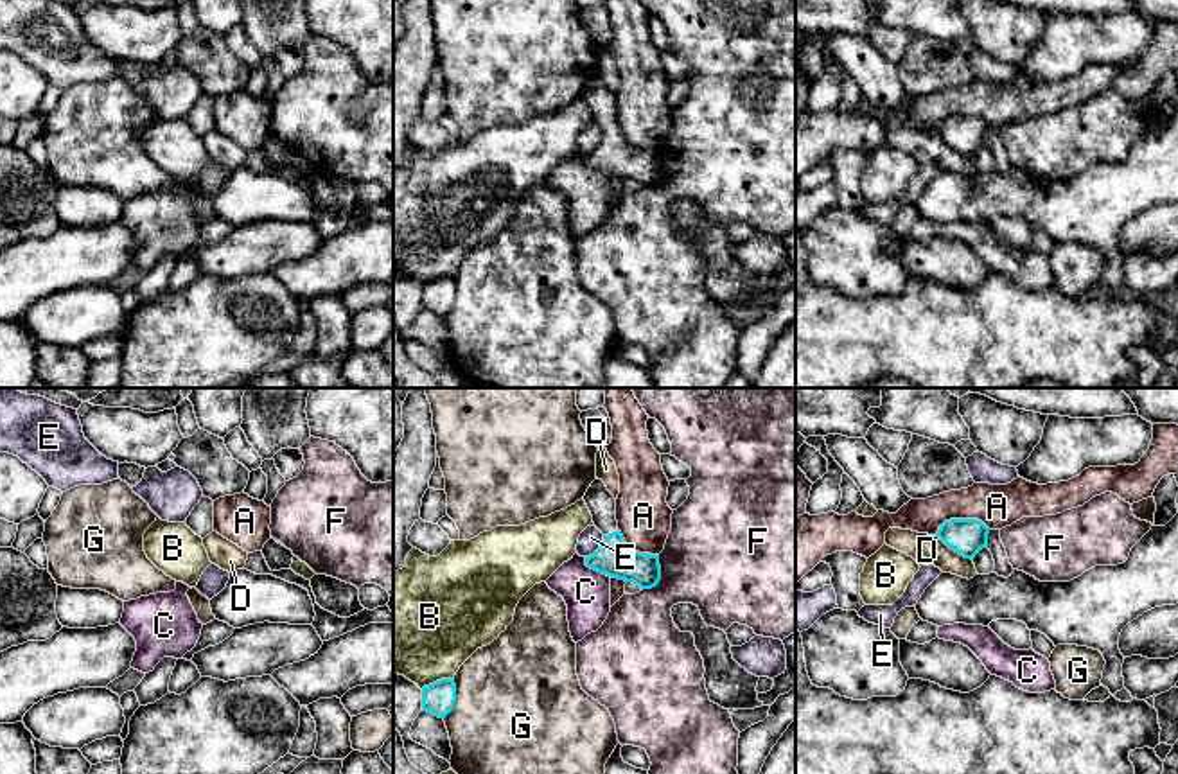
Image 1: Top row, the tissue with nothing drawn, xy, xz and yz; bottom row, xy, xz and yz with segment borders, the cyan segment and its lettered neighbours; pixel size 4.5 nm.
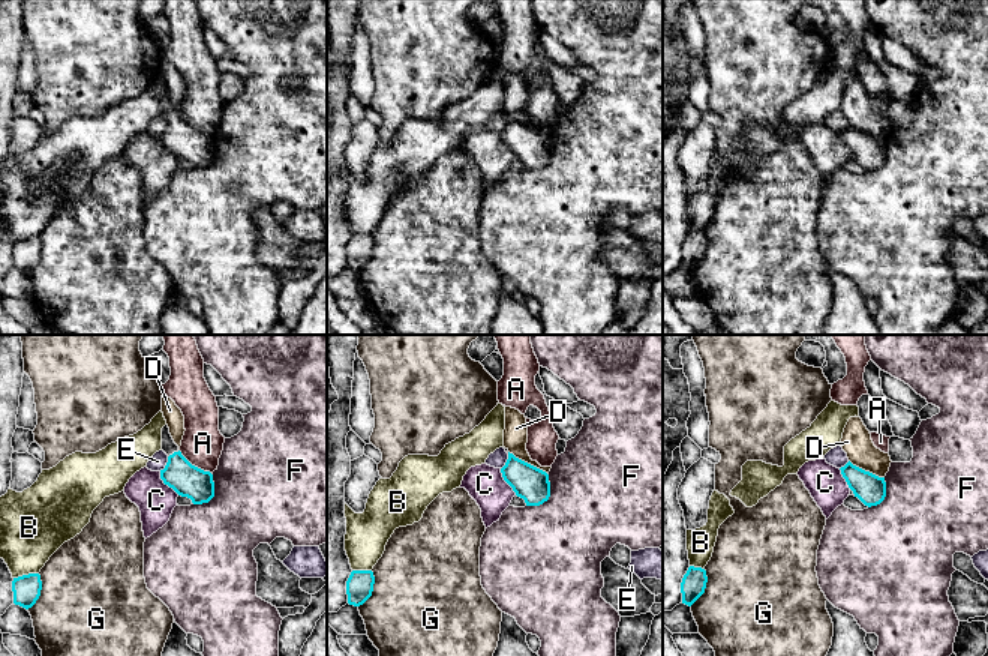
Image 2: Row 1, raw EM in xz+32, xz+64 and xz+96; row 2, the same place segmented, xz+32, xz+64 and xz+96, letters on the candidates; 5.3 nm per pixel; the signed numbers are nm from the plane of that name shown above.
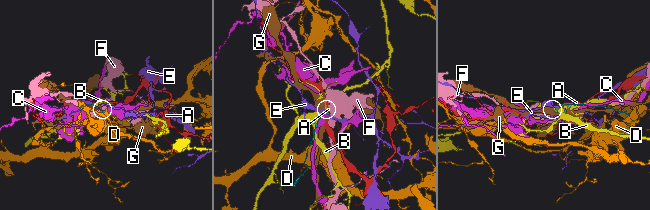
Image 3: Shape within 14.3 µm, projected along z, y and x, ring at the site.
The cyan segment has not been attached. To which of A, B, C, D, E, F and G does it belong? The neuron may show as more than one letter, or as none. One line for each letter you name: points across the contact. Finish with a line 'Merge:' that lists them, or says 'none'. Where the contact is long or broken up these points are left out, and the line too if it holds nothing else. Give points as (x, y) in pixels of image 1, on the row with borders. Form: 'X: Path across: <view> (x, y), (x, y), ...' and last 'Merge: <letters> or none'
Merge: none

